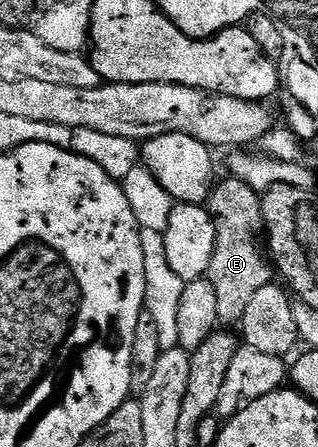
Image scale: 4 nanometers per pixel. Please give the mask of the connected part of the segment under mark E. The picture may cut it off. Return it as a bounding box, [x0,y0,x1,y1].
[207,179,273,326]

